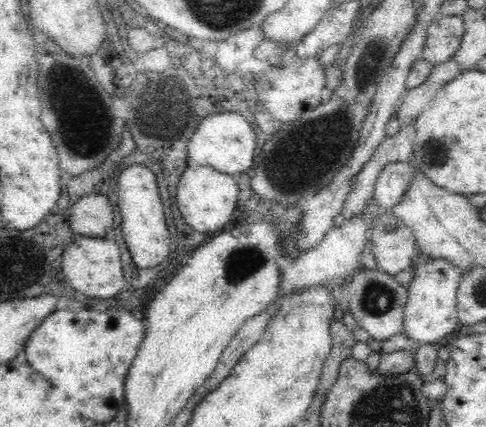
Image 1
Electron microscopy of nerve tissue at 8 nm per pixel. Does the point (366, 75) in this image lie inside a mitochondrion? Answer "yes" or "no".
yes

